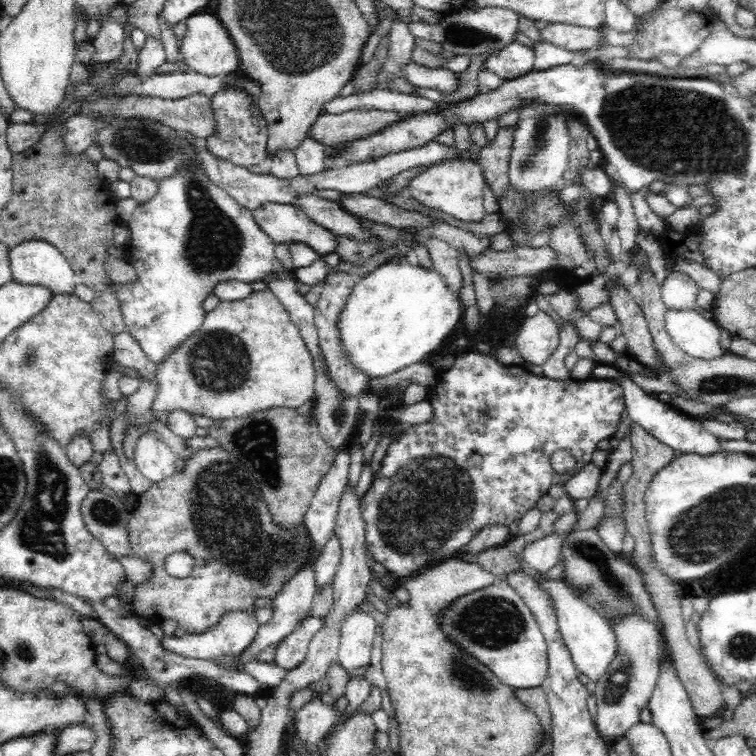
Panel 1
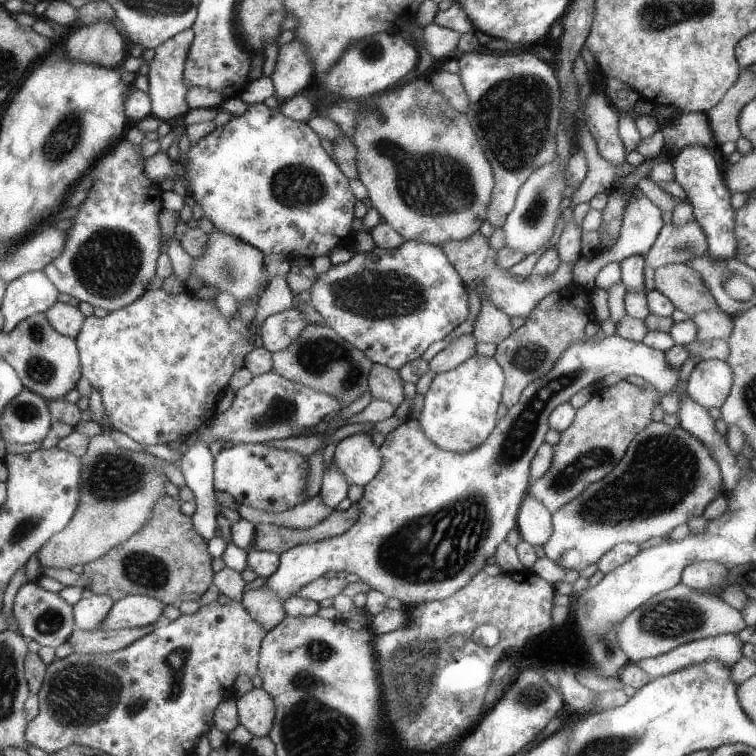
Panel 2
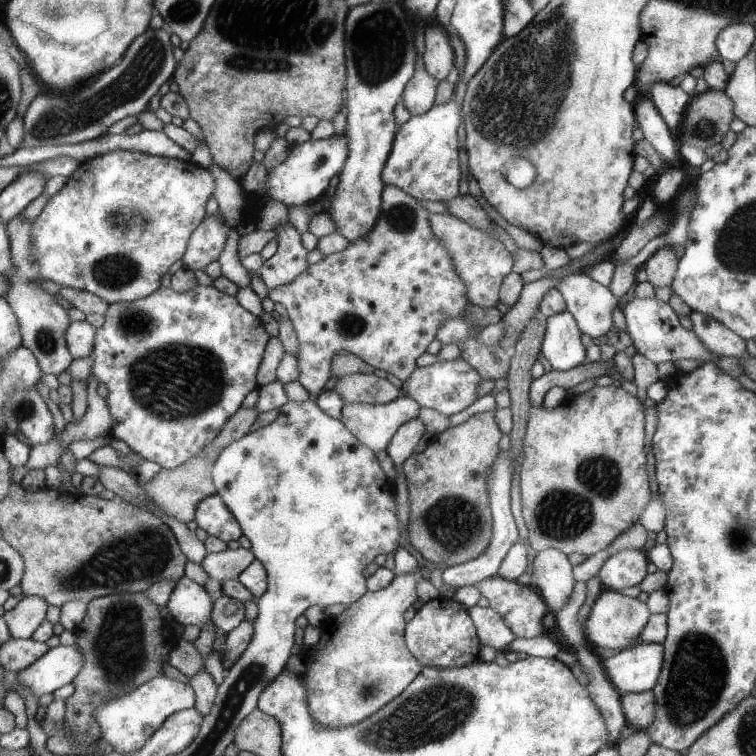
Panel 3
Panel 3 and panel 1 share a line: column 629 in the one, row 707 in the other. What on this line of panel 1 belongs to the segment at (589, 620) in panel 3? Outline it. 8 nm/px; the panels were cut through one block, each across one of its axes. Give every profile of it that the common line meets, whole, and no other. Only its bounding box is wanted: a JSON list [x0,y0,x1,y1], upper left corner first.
[595,611,662,741]

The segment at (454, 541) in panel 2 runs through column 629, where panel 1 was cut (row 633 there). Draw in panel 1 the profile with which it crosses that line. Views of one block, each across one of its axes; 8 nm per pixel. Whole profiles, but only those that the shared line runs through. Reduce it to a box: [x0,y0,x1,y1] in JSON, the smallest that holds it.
[337,610,377,672]

